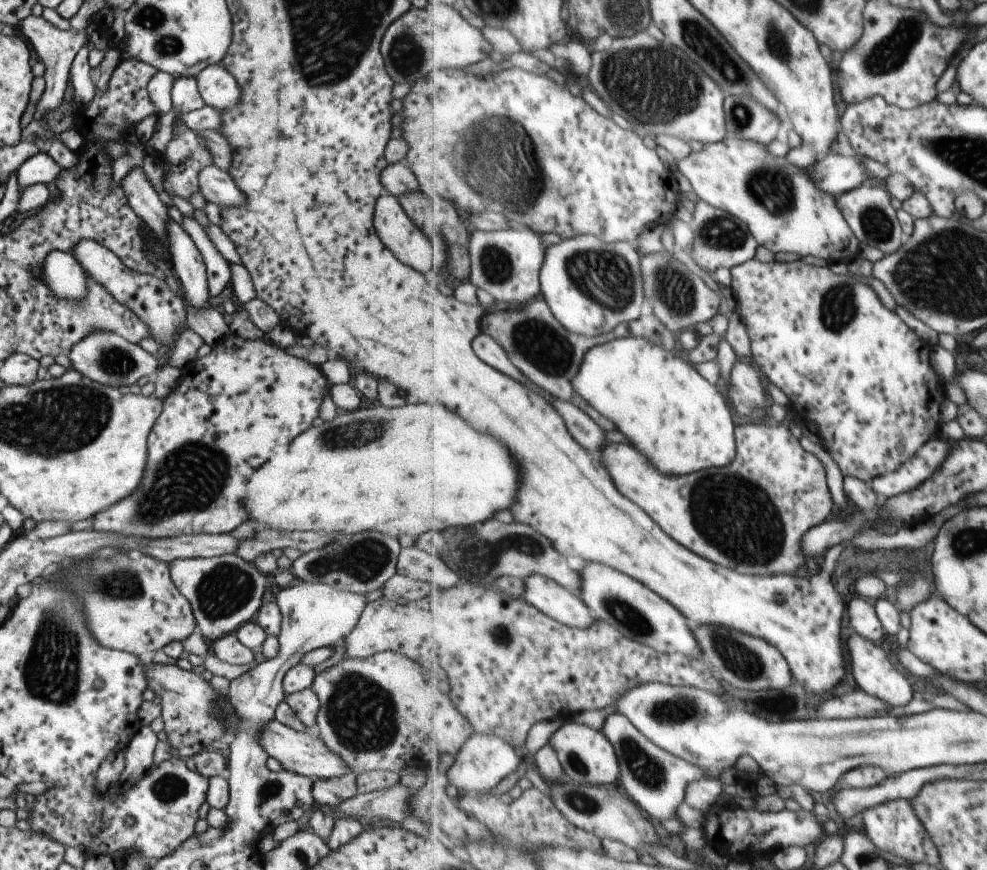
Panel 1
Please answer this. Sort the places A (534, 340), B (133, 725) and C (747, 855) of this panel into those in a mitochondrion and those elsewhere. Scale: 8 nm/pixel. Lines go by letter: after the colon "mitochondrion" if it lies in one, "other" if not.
A: mitochondrion
B: other
C: other

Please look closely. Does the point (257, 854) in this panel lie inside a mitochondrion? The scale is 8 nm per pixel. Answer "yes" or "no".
no

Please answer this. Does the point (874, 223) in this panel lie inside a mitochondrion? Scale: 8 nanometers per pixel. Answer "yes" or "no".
yes

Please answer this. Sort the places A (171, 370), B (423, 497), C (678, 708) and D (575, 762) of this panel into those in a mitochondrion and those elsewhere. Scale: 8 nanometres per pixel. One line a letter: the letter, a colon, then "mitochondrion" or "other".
A: other
B: other
C: mitochondrion
D: mitochondrion

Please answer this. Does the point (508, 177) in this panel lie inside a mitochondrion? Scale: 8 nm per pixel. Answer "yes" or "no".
yes

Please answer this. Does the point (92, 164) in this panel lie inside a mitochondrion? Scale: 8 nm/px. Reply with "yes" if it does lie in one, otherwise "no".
no

